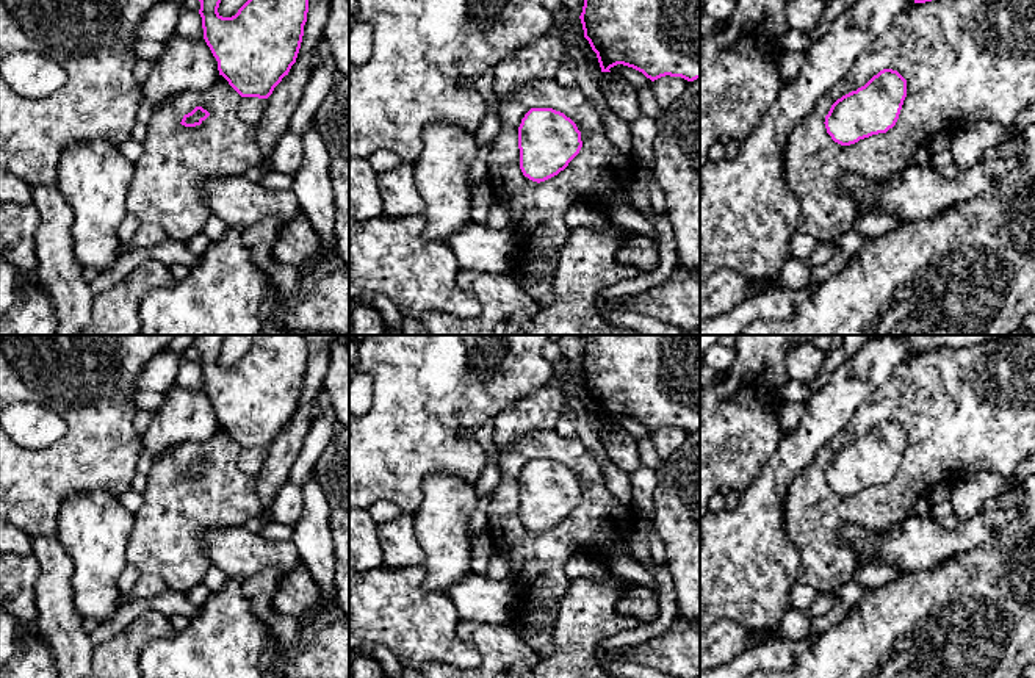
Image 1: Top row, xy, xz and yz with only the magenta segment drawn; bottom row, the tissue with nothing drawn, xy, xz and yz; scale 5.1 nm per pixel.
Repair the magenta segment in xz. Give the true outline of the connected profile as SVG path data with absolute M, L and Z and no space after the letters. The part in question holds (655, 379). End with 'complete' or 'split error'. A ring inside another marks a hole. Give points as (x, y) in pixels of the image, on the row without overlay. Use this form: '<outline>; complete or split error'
M584 335L579 366L584 388L597 404L601 423L623 415L651 432L670 426L700 429L700 335Z; complete

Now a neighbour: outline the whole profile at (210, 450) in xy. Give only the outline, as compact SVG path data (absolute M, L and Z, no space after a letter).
M222 431L204 442L188 442L163 454L146 474L144 503L133 515L127 562L141 575L158 575L172 590L186 593L202 582L213 567L205 556L202 536L210 529L243 526L263 514L255 479L238 468L241 446ZM196 457L210 467L200 476L185 478L182 470Z

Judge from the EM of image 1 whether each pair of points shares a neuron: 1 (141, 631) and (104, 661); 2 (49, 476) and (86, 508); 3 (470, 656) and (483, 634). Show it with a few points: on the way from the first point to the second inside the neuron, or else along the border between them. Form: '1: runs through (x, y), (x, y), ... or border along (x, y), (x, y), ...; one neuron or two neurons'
1: runs through (132, 641), (113, 659); one neuron
2: border along (107, 490), (71, 494), (61, 504), (57, 528); two neurons
3: border along (459, 620), (456, 633), (478, 652), (481, 661); two neurons

